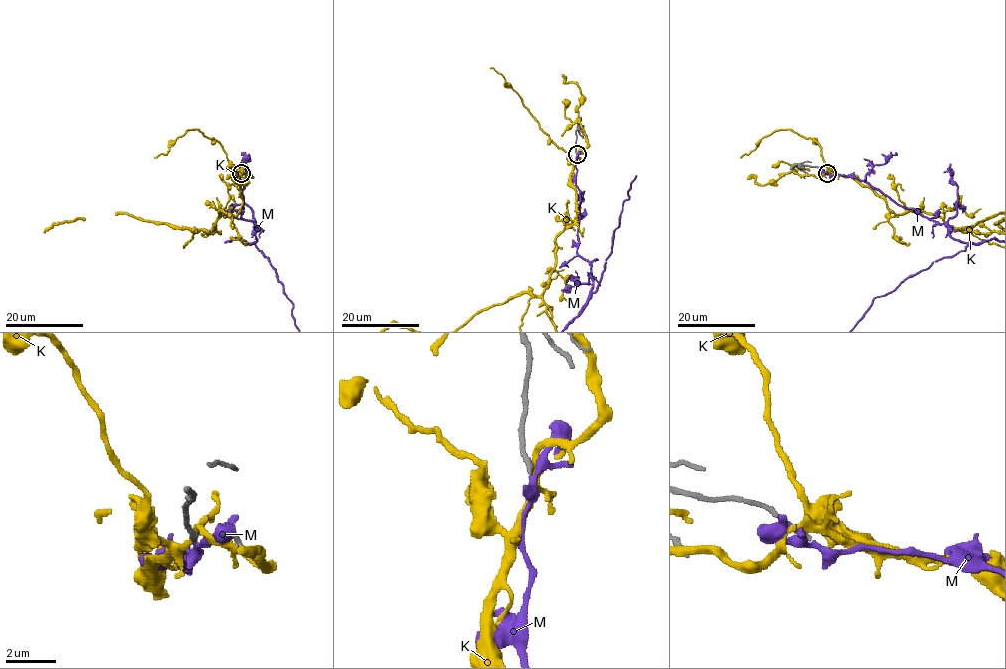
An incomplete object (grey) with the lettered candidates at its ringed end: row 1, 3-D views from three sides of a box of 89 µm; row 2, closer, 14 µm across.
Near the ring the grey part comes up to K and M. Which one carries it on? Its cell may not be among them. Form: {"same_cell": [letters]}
{"same_cell": ["M"]}

